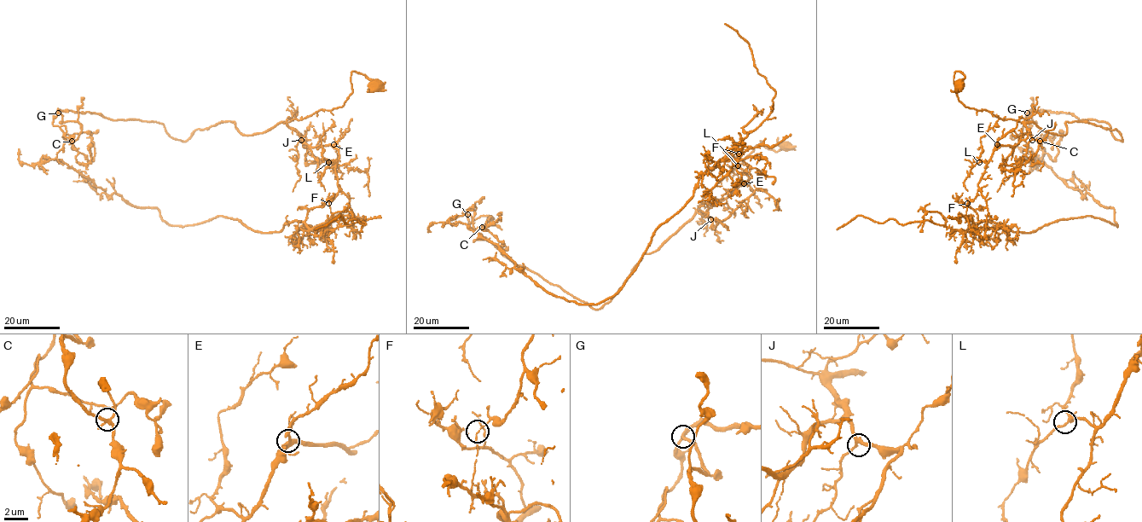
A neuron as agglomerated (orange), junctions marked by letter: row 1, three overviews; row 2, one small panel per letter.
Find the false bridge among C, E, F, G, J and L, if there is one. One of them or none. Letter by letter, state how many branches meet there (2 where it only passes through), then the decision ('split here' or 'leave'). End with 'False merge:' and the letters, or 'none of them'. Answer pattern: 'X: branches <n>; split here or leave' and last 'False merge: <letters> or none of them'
C: branches 3; leave
E: branches 3; leave
F: branches 2; split here
G: branches 3; leave
J: branches 3; leave
L: branches 3; leave
False merge: F

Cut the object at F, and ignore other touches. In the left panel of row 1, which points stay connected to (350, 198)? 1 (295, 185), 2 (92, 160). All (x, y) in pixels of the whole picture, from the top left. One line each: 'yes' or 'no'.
1: yes
2: yes

